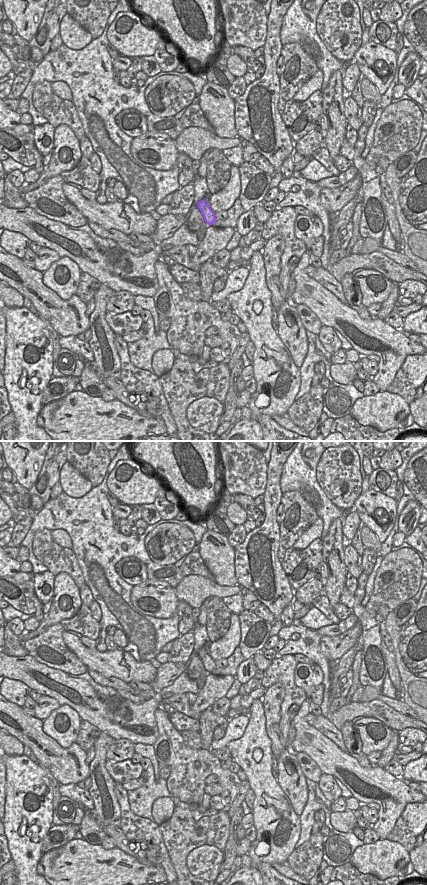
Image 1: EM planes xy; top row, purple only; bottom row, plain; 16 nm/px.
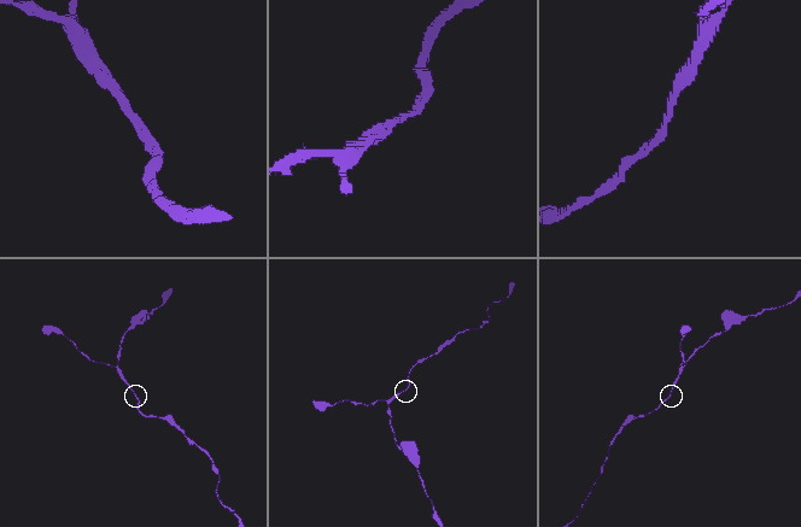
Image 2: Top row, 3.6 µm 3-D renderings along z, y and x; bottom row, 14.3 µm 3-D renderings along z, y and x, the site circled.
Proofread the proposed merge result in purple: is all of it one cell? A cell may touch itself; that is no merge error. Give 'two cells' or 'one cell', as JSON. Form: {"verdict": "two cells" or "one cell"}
{"verdict": "one cell"}

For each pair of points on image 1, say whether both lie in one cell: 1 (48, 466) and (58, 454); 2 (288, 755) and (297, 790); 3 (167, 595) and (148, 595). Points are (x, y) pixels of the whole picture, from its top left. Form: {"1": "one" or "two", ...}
{"1": "one", "2": "one", "3": "one"}

